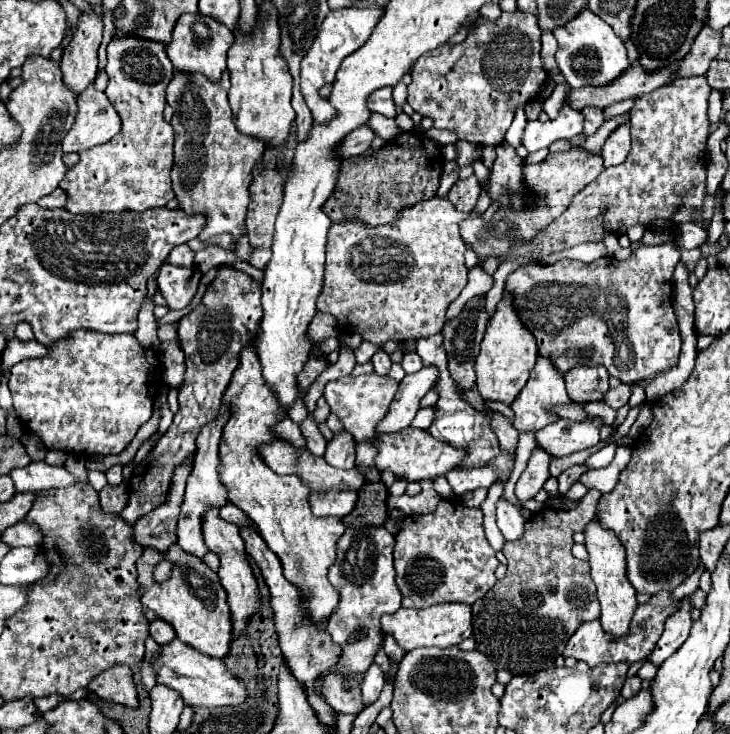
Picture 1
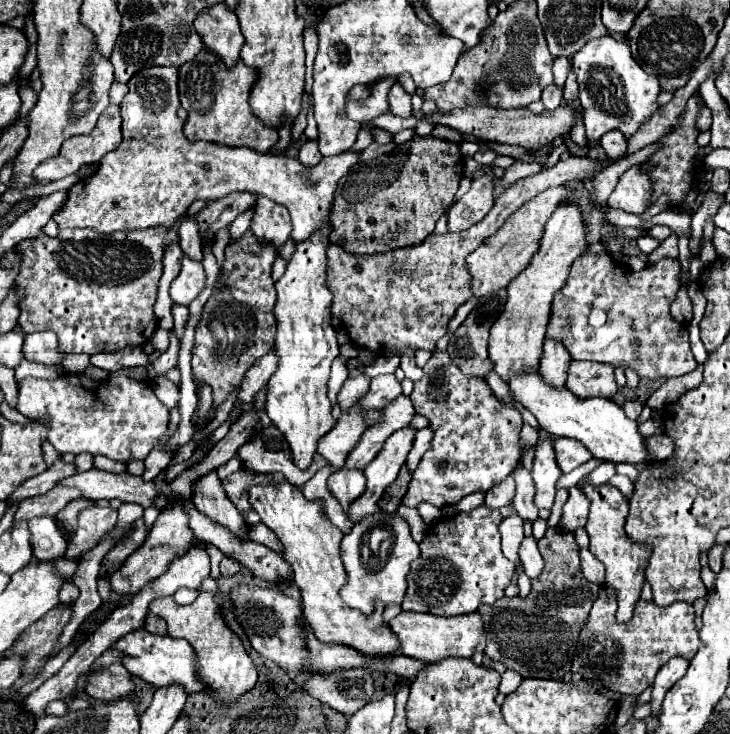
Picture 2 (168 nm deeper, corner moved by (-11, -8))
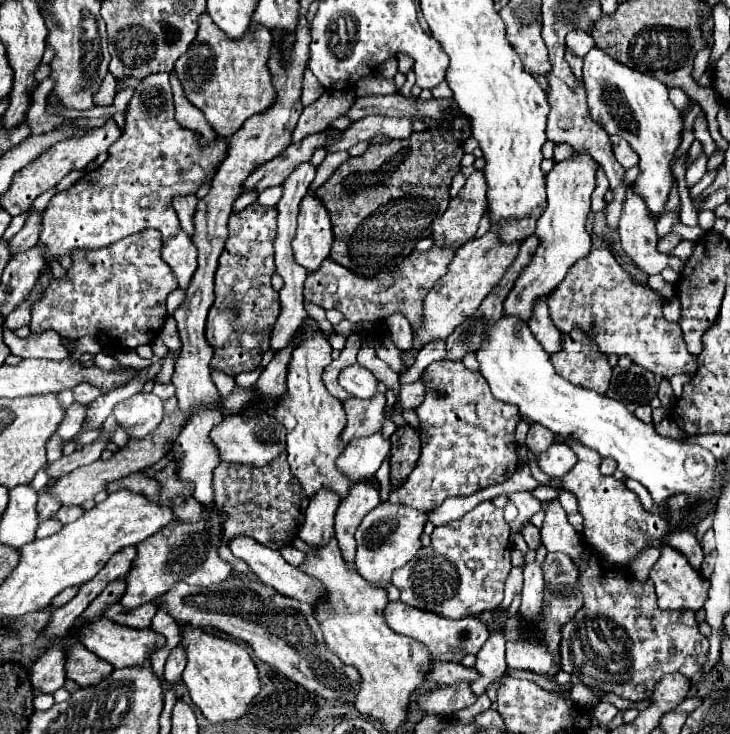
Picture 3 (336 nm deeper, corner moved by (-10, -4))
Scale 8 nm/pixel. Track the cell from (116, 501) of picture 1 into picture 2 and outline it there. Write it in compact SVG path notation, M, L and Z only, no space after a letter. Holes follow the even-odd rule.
M108 506L108 508L88 508L80 512L80 524L73 536L68 539L68 546L65 556L76 558L86 550L90 550L106 532L110 532L116 524L118 510Z

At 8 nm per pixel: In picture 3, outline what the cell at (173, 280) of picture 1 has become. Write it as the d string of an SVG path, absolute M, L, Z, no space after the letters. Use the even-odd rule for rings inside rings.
M179 230L171 240L163 240L161 258L171 266L179 280L179 288L187 288L197 268L197 252L187 232Z

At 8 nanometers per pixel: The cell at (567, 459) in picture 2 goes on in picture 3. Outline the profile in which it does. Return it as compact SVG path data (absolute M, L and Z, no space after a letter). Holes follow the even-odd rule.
M553 444L547 452L543 452L543 456L537 458L537 466L541 472L549 474L551 478L561 478L565 472L569 472L575 464L577 456L575 452L565 446L565 444Z

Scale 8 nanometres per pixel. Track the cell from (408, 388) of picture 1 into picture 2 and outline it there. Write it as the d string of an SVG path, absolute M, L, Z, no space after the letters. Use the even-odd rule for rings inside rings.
M404 426L396 430L382 446L378 456L364 468L364 476L368 480L366 492L362 494L360 500L356 500L348 512L348 518L352 522L362 520L366 514L374 514L378 510L376 502L380 500L382 492L396 480L410 448L416 436L416 428Z

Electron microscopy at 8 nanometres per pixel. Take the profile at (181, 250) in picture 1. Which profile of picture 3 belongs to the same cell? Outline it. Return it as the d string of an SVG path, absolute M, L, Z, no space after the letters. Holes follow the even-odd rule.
M175 196L175 212L179 216L181 228L189 234L193 234L193 214L195 214L195 206L197 206L197 196Z

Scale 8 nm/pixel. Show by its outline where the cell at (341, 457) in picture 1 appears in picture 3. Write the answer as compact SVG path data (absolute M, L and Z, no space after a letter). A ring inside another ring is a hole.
M419 378L413 384L403 384L401 386L401 404L395 406L391 412L401 412L401 408L405 408L405 410L411 410L413 408L415 410L423 402L425 388L427 388L427 384L425 384L423 378Z

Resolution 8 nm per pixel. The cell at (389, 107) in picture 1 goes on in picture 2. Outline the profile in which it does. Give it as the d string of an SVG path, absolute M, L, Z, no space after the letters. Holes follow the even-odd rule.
M386 78L386 80L382 80L380 84L376 84L372 88L372 94L366 100L348 100L346 102L346 114L348 114L348 118L364 124L364 122L372 122L380 114L390 112L388 92L390 92L394 82L396 80Z

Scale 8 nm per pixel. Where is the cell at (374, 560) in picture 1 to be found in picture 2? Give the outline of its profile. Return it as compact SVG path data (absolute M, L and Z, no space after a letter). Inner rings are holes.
M390 514L388 522L360 522L342 538L342 560L348 572L348 582L340 590L342 600L366 616L374 612L374 604L380 600L384 606L402 604L406 594L406 576L412 560L420 556L418 544L412 540L408 524L402 516Z

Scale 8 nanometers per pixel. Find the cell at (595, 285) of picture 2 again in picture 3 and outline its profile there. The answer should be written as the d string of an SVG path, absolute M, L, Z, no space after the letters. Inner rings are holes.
M595 248L579 260L551 292L547 304L559 332L567 334L573 326L581 326L585 334L597 340L603 354L629 354L635 364L665 378L695 374L699 368L697 358L683 344L679 324L663 318L663 298L649 286L635 284L607 248Z

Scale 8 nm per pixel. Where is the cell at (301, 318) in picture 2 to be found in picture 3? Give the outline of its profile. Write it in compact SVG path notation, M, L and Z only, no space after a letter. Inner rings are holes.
M311 320L307 324L301 344L295 348L289 376L287 376L287 396L283 404L275 408L275 418L281 420L287 428L287 458L293 476L299 480L307 498L315 496L319 490L331 490L341 500L347 498L351 484L347 484L347 476L335 468L335 460L341 456L345 444L341 442L343 428L347 426L347 416L343 412L343 402L331 396L321 380L325 366L331 364L331 346L327 336L317 328L317 322Z

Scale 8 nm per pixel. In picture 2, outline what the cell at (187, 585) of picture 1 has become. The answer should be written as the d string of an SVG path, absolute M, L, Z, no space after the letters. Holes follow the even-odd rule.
M210 576L210 586L198 588L198 598L188 606L180 606L172 598L156 598L150 604L150 612L166 620L168 636L184 638L192 644L198 656L198 676L206 684L206 688L214 692L218 700L230 704L244 692L252 690L252 686L258 680L258 674L242 640L226 624L220 608L222 608L222 598L218 594L218 582L212 576Z

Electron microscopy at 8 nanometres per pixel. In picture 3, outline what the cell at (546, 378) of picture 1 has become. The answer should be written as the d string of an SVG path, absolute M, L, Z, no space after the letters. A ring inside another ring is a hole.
M541 296L535 302L533 314L529 318L529 328L535 334L535 338L541 342L541 346L545 348L545 352L555 354L561 350L561 332L555 328L549 308L547 308L547 296Z

